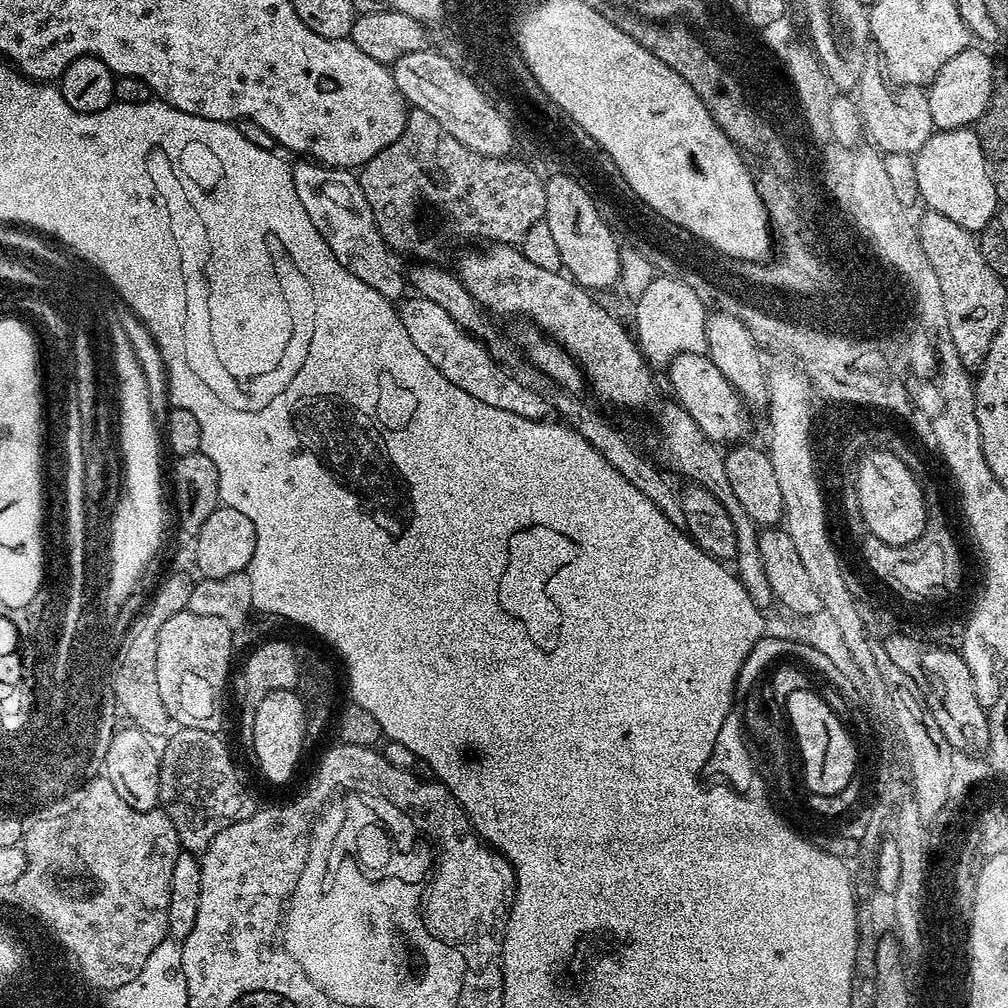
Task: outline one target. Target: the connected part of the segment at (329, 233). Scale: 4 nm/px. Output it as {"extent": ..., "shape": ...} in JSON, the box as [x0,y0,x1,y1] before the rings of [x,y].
{"extent":[292,158,406,302],"shape":[[[307,158],[297,161],[292,164],[292,177],[294,190],[298,190],[298,202],[302,202],[306,214],[310,214],[310,222],[314,222],[318,234],[326,238],[326,246],[330,246],[334,258],[338,258],[338,262],[342,262],[342,266],[346,266],[346,270],[350,270],[354,278],[362,278],[362,282],[366,282],[370,290],[378,290],[378,294],[393,302],[399,301],[406,292],[406,274],[396,265],[397,257],[384,241],[384,235],[374,222],[374,210],[370,210],[370,202],[366,202],[366,194],[362,194],[357,173],[347,168],[332,168],[328,164],[318,164],[315,160]]]}

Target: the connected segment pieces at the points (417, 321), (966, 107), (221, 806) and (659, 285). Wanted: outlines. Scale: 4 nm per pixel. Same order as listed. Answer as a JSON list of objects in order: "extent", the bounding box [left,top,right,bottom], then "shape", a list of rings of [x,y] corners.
[{"extent":[398,294,549,420],"shape":[[[412,294],[399,305],[398,311],[402,326],[406,326],[406,334],[410,334],[410,342],[414,342],[421,354],[430,358],[430,363],[438,366],[438,370],[446,374],[454,386],[466,390],[466,394],[478,398],[478,402],[486,402],[486,406],[494,406],[498,410],[507,410],[509,414],[518,414],[518,418],[542,420],[549,415],[547,398],[530,390],[530,386],[522,386],[516,375],[497,362],[481,341],[462,330],[462,326],[458,326],[458,322],[454,322],[454,318],[450,318],[442,306],[438,306],[438,302]]]},{"extent":[927,46,994,132],"shape":[[[969,46],[958,50],[958,54],[954,54],[954,58],[949,58],[942,65],[942,70],[938,70],[931,84],[927,85],[933,129],[945,132],[955,128],[967,128],[982,118],[990,102],[994,82],[993,57],[988,57],[983,51],[986,52],[980,46]]]},{"extent":[159,727,258,854],"shape":[[[177,727],[175,731],[163,741],[164,748],[162,744],[160,752],[159,807],[168,815],[170,822],[174,822],[181,849],[193,854],[203,854],[219,831],[255,814],[258,801],[248,793],[248,788],[224,745],[223,735],[182,727]]]},{"extent":[634,280,709,366],"shape":[[[670,280],[656,281],[648,288],[648,292],[643,292],[634,302],[636,308],[636,328],[634,327],[634,339],[640,345],[641,352],[644,353],[649,365],[667,366],[673,358],[678,354],[690,354],[691,352],[707,353],[707,320],[709,318],[709,309],[706,307],[706,301],[698,296],[694,296],[693,292],[689,292],[688,288],[684,288],[682,283],[673,283]]]}]

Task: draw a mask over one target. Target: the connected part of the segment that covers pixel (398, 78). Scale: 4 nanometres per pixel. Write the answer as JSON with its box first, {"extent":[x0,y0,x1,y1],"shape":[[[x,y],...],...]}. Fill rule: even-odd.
{"extent":[391,50,512,157],"shape":[[[425,50],[414,54],[402,54],[391,65],[392,77],[398,90],[404,95],[412,108],[421,108],[430,114],[462,146],[474,150],[483,156],[507,157],[512,150],[509,147],[509,130],[504,120],[488,107],[464,76],[457,75],[446,58],[439,51]]]}

